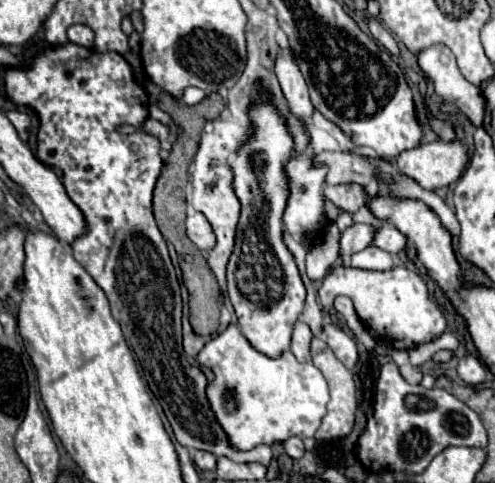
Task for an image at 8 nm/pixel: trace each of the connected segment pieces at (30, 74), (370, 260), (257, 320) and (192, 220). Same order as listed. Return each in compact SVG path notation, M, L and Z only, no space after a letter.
M74 43L46 49L40 57L34 59L32 69L8 69L6 71L6 93L18 105L32 107L40 117L38 147L36 155L44 165L62 169L64 187L68 197L82 209L88 233L72 243L72 253L76 261L92 275L110 301L114 319L120 323L126 341L132 345L138 361L142 363L144 377L150 385L150 391L160 401L172 431L180 445L186 449L202 449L216 457L228 457L236 463L262 463L268 467L272 461L272 449L268 445L258 445L250 451L238 451L230 445L228 435L216 421L210 403L206 399L208 379L188 363L182 349L182 299L180 285L174 271L174 265L168 255L166 241L156 227L152 210L152 198L156 179L162 169L160 159L160 141L142 131L124 135L118 131L120 125L140 127L148 117L148 95L134 81L132 67L118 53L96 53Z
M368 245L366 249L352 255L352 267L356 269L374 269L374 271L388 271L392 269L392 255L376 245Z
M260 103L250 107L248 115L254 123L254 135L244 147L240 147L236 159L232 161L236 195L242 203L242 217L240 231L236 235L236 251L228 263L228 295L242 335L256 351L276 359L290 349L292 327L304 309L306 297L294 257L282 241L282 213L288 199L284 163L288 163L292 155L294 141L286 129L284 117L274 105Z
M190 211L188 219L186 219L186 233L188 239L200 249L200 251L208 251L216 245L216 235L212 231L212 225L208 223L208 219L198 213L198 211Z

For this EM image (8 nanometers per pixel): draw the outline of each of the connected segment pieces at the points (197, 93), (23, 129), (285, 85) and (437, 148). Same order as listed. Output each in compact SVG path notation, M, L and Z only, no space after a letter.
M188 87L186 91L184 91L184 95L182 95L182 103L186 103L186 105L196 105L196 103L200 103L202 99L206 97L206 93L202 91L202 89L198 89L198 87Z
M6 111L6 117L16 127L20 139L26 141L28 139L28 129L30 129L30 117L26 113L20 113L20 111Z
M290 49L280 51L274 71L276 71L276 77L280 81L282 93L288 101L290 113L302 121L304 129L308 129L308 119L312 117L314 107L308 99L308 87L304 83L304 77L300 75L300 69L296 67L296 59L294 59Z
M432 141L402 151L396 157L396 167L402 175L414 179L420 187L434 191L456 181L462 175L466 161L466 143Z

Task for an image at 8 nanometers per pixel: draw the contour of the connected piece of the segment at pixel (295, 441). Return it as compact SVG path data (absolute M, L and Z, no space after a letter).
M290 437L284 441L284 449L292 459L300 459L304 455L304 443L300 437Z

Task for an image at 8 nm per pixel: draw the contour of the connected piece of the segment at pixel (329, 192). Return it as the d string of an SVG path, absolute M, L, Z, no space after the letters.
M340 183L340 185L326 185L324 197L330 199L338 209L346 213L356 213L360 207L368 203L368 193L358 183Z

